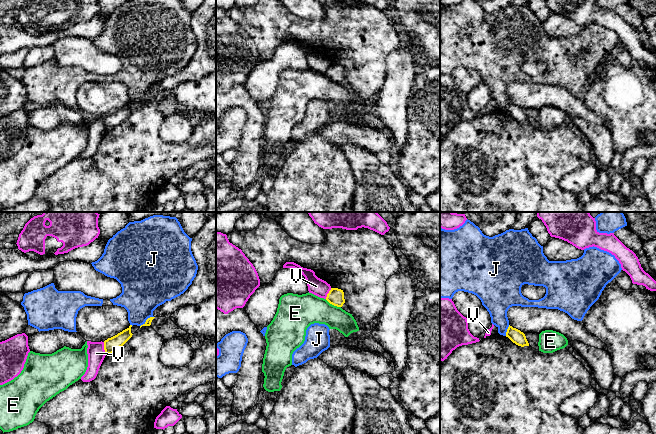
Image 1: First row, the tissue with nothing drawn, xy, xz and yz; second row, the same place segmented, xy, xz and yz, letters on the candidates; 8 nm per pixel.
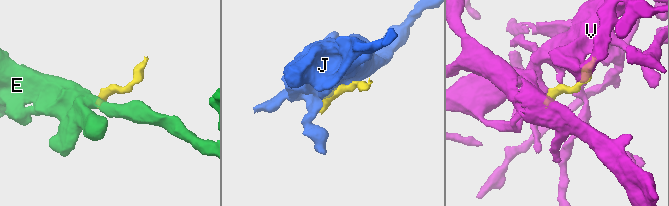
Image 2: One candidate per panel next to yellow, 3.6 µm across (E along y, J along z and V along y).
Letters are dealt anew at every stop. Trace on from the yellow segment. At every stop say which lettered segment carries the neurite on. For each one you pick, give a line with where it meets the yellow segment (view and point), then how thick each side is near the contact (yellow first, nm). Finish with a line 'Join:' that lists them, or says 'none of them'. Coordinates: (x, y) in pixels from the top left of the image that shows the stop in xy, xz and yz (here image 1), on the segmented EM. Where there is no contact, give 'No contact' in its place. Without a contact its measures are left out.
Join: none of them

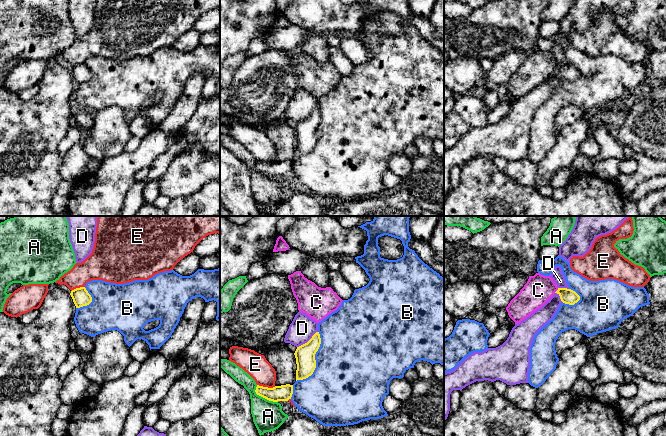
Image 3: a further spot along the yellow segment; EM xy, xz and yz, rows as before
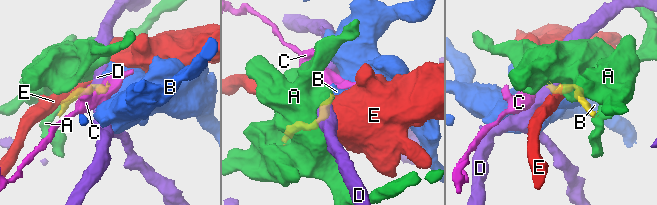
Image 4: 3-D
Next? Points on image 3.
C: Touches yellow at yz (557, 290). Thickness 120 nm (yellow) against 220 nm
Join: C

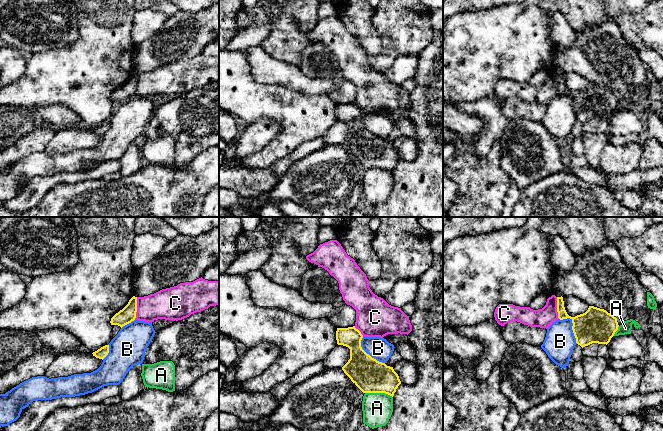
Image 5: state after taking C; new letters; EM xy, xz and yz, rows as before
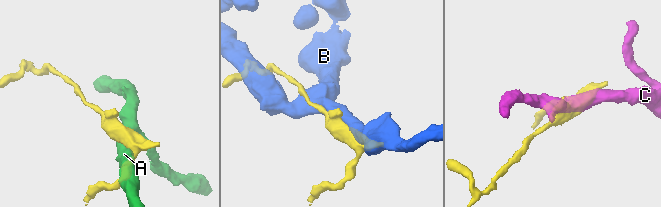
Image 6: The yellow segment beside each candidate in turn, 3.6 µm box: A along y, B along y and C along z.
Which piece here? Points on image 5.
Join: none of them

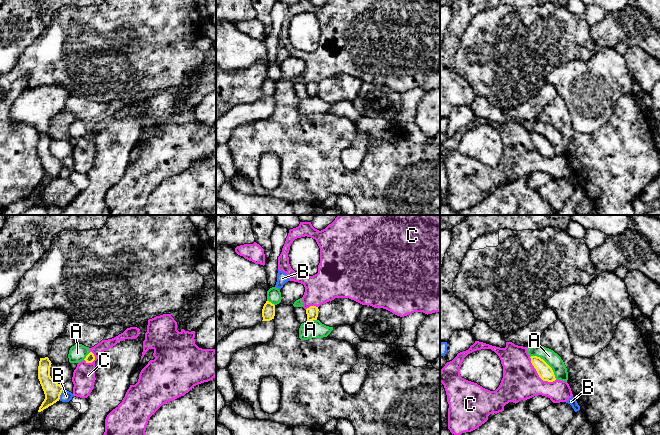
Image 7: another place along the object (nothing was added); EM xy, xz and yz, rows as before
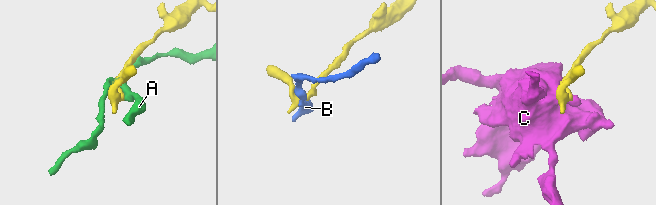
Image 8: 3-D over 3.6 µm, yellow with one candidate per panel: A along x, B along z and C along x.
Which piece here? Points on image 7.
Join: none of them

